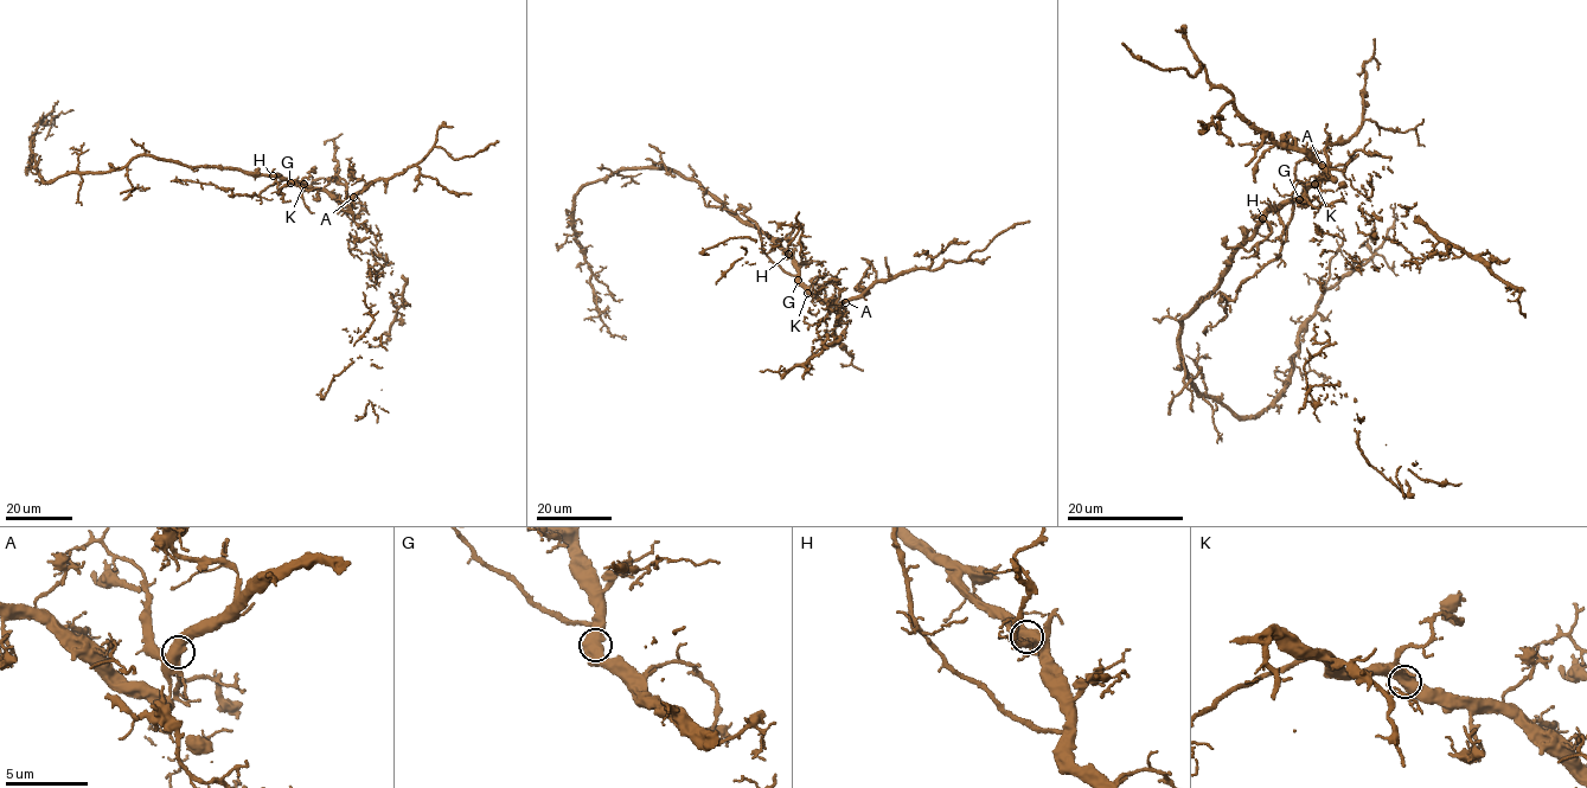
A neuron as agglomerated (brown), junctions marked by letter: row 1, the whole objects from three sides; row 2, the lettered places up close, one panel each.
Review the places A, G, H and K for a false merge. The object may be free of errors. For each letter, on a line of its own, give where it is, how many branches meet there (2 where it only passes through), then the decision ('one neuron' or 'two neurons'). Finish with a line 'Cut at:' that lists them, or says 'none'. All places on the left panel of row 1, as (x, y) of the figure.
A: place (353, 197); branches 2; one neuron
G: place (290, 183); branches 2; one neuron
H: place (273, 175); branches 2; one neuron
K: place (304, 184); branches 2; one neuron
Cut at: none

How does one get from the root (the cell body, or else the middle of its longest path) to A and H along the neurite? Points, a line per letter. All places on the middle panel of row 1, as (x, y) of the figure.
A: (808, 292), (831, 305), (845, 302)
H: (808, 292), (799, 280), (795, 261), (788, 254)

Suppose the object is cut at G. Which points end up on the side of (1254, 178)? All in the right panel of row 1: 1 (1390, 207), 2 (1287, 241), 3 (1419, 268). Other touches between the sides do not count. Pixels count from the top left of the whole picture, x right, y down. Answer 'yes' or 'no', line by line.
1: no
2: no
3: yes

